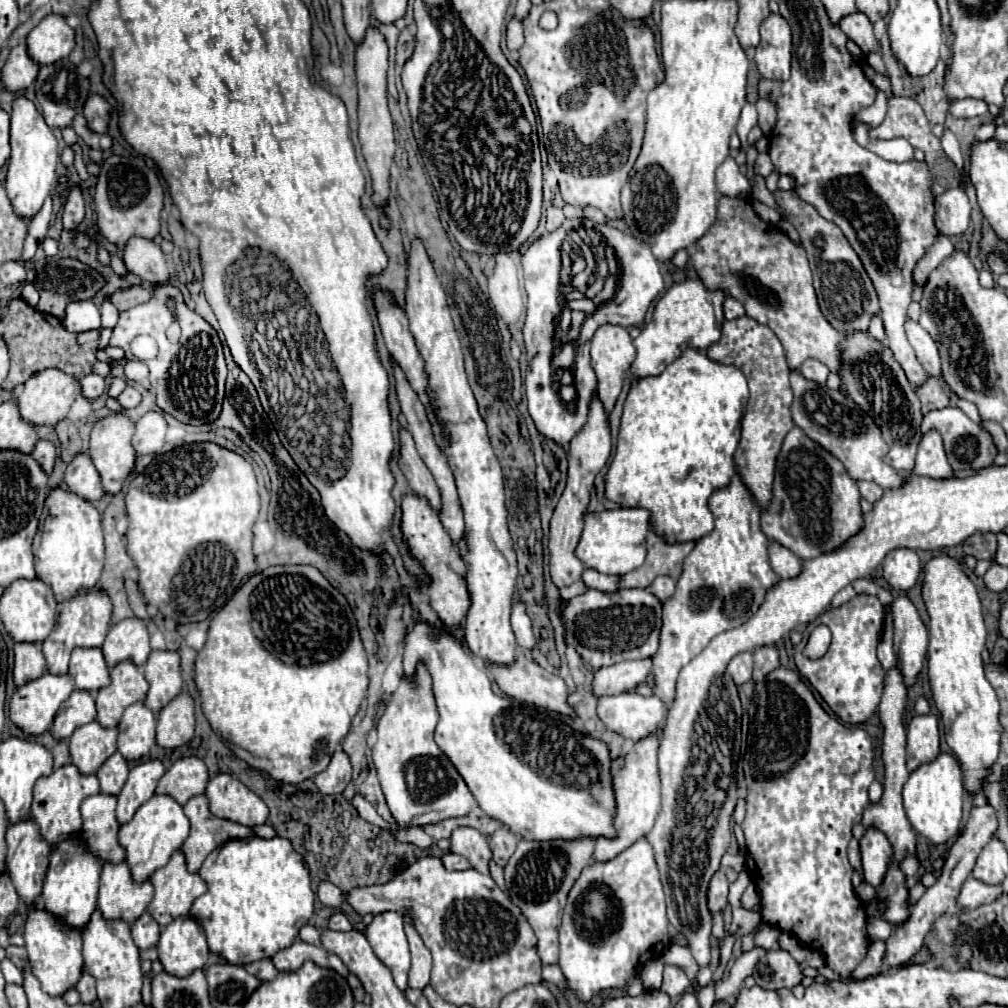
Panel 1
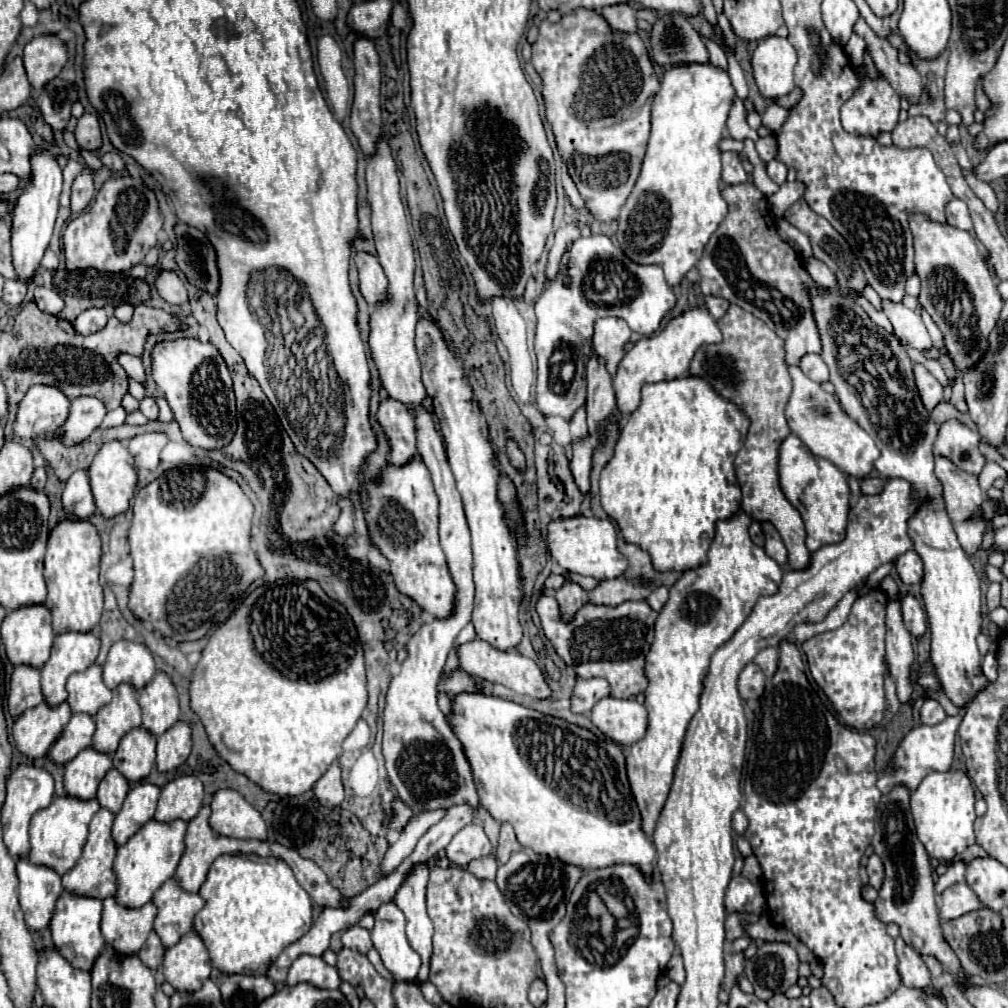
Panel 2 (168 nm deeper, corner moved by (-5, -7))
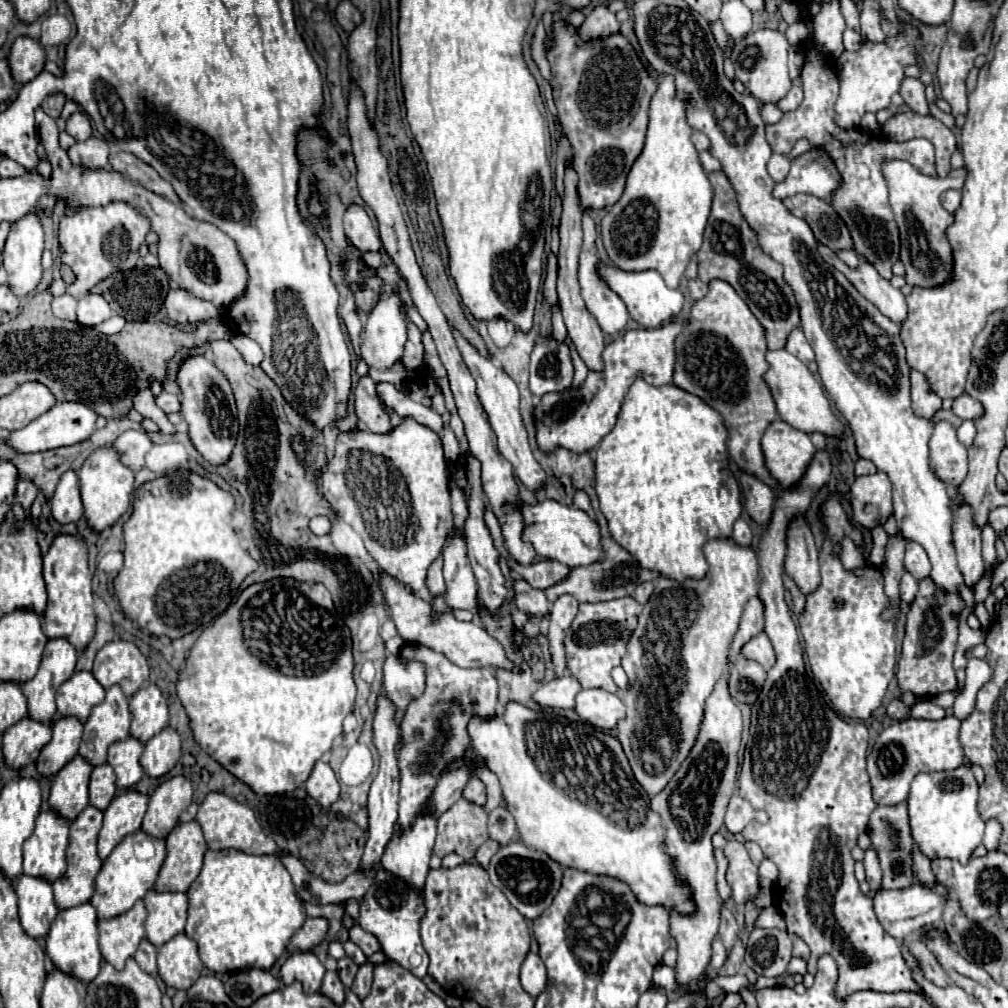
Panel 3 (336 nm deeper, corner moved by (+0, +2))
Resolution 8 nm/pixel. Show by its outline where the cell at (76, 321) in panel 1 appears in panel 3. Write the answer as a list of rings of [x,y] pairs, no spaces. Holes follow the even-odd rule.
[[[87,294],[79,300],[79,308],[77,308],[79,324],[95,326],[95,324],[105,322],[111,316],[113,316],[113,310],[101,294]]]

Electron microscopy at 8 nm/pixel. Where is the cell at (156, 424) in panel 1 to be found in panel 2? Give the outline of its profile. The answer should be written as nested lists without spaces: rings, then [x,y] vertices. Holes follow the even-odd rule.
[[[150,431],[136,435],[128,441],[128,451],[132,453],[138,469],[150,469],[154,471],[160,463],[160,453],[164,445],[168,443],[168,435],[162,431]]]

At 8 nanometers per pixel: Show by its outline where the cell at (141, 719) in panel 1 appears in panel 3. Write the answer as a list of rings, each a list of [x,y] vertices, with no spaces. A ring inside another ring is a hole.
[[[127,738],[123,742],[111,744],[107,762],[115,770],[117,788],[121,790],[131,788],[141,780],[143,776],[143,768],[139,764],[141,754],[143,754],[143,744],[137,738]]]

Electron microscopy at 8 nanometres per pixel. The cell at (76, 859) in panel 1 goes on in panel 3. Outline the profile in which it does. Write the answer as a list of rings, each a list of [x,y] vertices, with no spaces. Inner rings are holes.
[[[81,904],[69,910],[61,910],[47,934],[47,954],[57,970],[71,974],[73,978],[89,984],[95,980],[101,968],[101,950],[97,944],[97,912],[91,904]]]

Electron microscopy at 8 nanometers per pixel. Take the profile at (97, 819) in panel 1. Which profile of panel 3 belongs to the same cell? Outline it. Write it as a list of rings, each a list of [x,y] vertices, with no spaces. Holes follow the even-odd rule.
[[[87,806],[77,820],[69,826],[69,844],[67,844],[67,872],[63,878],[53,882],[53,896],[55,896],[55,906],[57,910],[67,910],[73,906],[81,906],[89,902],[89,898],[95,892],[95,876],[101,870],[101,858],[97,854],[97,836],[101,830],[101,820],[103,812]]]

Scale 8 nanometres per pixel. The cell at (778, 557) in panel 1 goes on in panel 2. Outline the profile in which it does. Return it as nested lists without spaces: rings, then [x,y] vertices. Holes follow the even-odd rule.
[[[762,523],[762,529],[766,535],[766,545],[764,545],[766,555],[772,557],[780,567],[788,567],[788,551],[786,551],[778,531],[770,523]]]

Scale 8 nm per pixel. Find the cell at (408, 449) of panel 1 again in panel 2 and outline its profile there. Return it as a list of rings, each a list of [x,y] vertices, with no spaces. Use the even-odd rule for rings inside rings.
[[[386,399],[380,403],[378,421],[384,427],[392,445],[390,463],[394,467],[404,467],[418,455],[414,437],[414,417],[410,417],[410,409],[406,409],[406,405],[402,405],[400,401]]]

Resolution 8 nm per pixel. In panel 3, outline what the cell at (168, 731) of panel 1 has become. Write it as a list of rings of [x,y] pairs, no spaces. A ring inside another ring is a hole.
[[[163,728],[157,736],[153,736],[143,750],[141,768],[151,778],[161,778],[181,758],[181,740],[173,728]]]

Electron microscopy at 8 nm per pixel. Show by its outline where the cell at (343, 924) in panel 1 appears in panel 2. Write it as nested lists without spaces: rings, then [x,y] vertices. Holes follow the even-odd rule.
[[[360,925],[348,927],[348,929],[342,933],[342,943],[344,943],[344,947],[356,949],[356,951],[360,951],[360,953],[366,953],[366,951],[372,947],[370,933],[368,933],[364,927],[360,927]]]

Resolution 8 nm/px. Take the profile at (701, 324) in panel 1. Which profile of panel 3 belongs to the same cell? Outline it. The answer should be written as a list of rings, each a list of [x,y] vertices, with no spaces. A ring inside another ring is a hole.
[[[669,322],[651,330],[627,330],[619,340],[605,346],[601,354],[603,370],[591,370],[579,390],[569,386],[563,392],[549,392],[541,396],[541,402],[533,408],[537,446],[545,454],[551,454],[557,448],[567,448],[575,454],[593,450],[615,426],[621,402],[637,378],[643,378],[651,386],[671,384],[675,366],[675,338],[681,328],[685,328],[685,324]]]

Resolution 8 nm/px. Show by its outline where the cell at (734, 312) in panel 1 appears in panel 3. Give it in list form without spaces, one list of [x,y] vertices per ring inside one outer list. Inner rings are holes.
[[[699,278],[689,280],[689,294],[693,296],[693,300],[701,300],[701,298],[705,298],[705,294],[707,294],[707,284],[701,282]]]

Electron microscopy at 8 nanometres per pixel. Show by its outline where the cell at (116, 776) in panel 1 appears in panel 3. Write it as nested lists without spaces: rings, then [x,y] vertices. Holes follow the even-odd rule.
[[[101,764],[95,766],[91,772],[91,782],[89,782],[89,804],[105,810],[113,796],[115,796],[117,788],[115,788],[115,772],[109,764]]]

